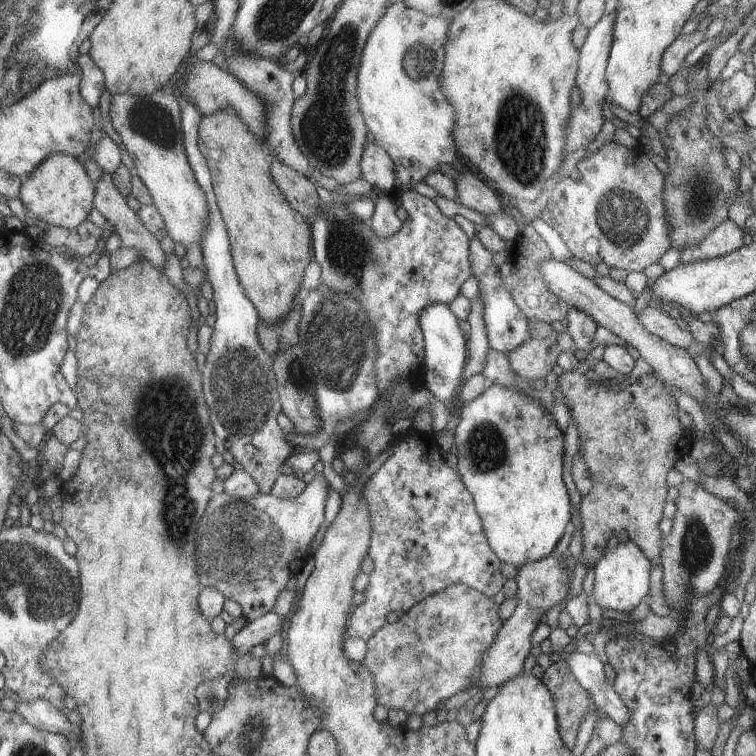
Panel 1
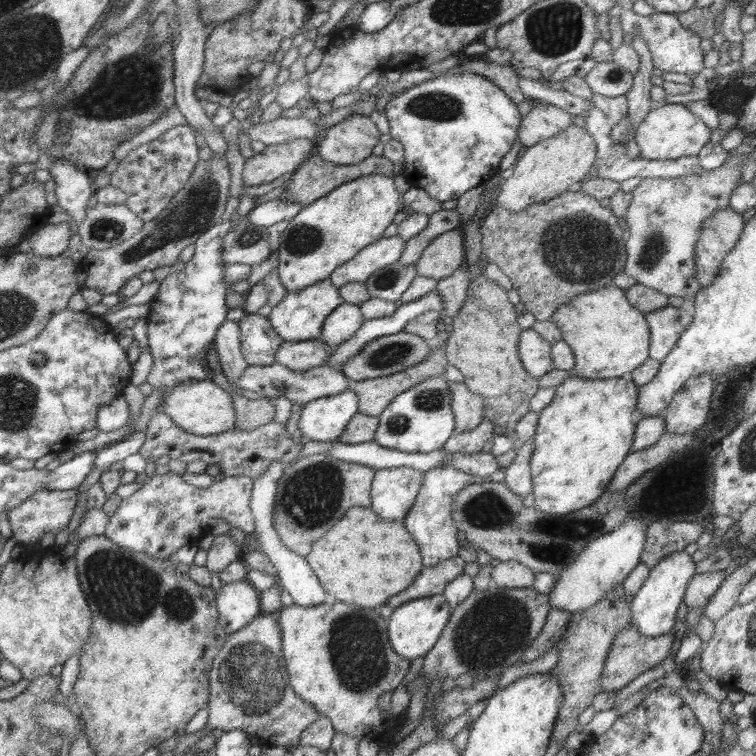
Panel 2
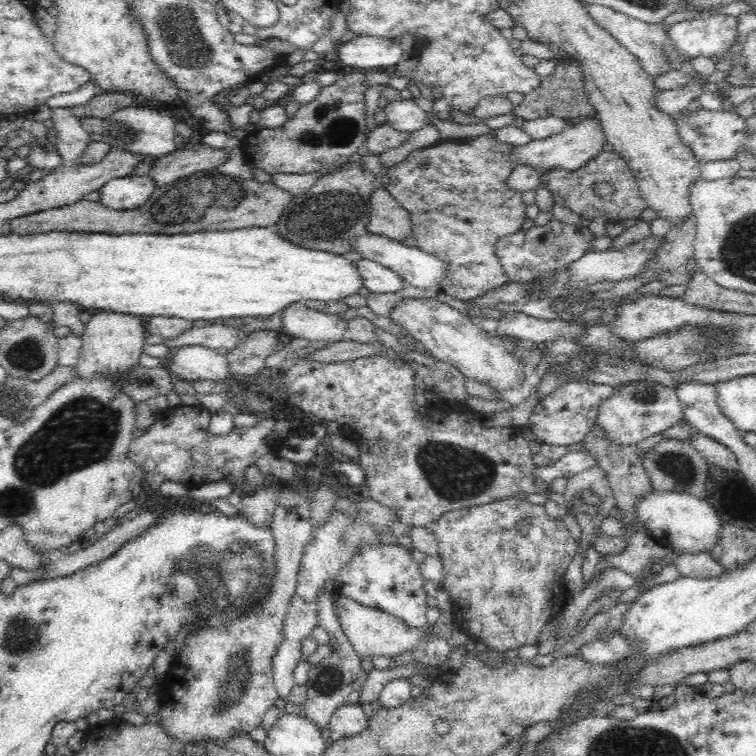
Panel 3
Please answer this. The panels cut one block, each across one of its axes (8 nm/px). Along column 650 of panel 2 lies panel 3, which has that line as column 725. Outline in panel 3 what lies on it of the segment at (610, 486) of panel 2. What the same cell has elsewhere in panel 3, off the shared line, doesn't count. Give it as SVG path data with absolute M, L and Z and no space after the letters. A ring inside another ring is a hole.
M690 426L690 436L687 440L709 464L715 464L724 470L736 470L739 468L737 456L732 450L720 444L717 440L697 432L693 426Z

